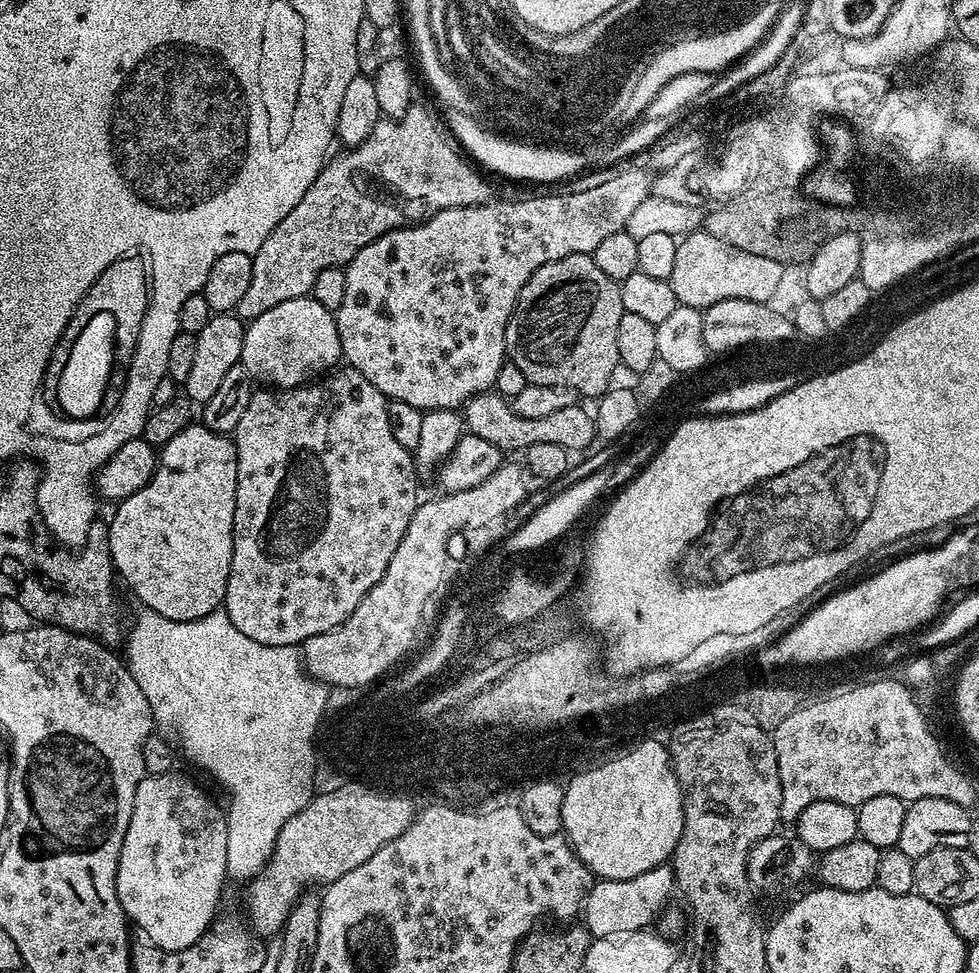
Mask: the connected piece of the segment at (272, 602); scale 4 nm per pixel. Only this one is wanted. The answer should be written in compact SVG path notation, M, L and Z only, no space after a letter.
M351 366L341 367L298 388L253 391L250 406L246 406L242 422L238 422L234 439L238 486L234 506L232 561L222 608L228 613L230 622L234 622L234 626L238 626L246 638L254 638L254 642L262 642L266 646L300 646L306 638L326 634L326 630L334 630L343 620L350 618L360 599L379 582L382 574L386 574L386 566L390 566L390 558L394 558L394 550L398 550L398 542L402 542L402 534L406 534L406 526L410 526L410 518L416 512L416 462L413 453L407 452L390 430L385 396L357 368Z

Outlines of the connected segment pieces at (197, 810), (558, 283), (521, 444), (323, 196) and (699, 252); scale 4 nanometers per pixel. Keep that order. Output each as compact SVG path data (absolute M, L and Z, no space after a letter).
M173 770L157 776L145 775L144 781L138 786L138 794L134 794L134 810L130 814L130 826L126 826L126 838L122 842L122 854L118 858L118 874L116 875L116 889L118 902L122 906L125 916L133 925L141 928L143 935L151 943L158 945L162 950L186 950L194 946L203 938L204 933L213 927L217 919L216 907L220 904L220 891L224 888L224 880L228 876L228 817L225 809L220 808L191 780L183 776L179 770Z
M583 252L582 254L570 254L566 258L558 258L554 262L550 262L546 266L539 268L526 282L526 286L522 286L520 297L516 303L516 308L512 312L512 316L508 319L506 326L506 338L504 339L504 350L507 359L514 366L518 366L518 370L522 370L522 374L526 374L529 384L537 384L538 386L556 387L571 389L574 393L581 397L592 396L591 398L599 398L613 387L614 380L612 375L615 374L616 368L620 364L620 355L618 354L618 322L622 322L622 314L624 313L622 306L622 294L620 293L619 283L611 280L600 267L598 262L594 262L591 254Z
M489 390L479 392L473 400L468 401L462 409L462 415L465 429L469 433L496 444L501 450L508 448L525 450L531 444L540 442L550 442L567 450L574 450L574 448L588 448L592 440L597 439L595 415L589 409L587 412L579 406L580 404L575 402L564 409L555 410L554 414L549 414L546 418L528 420L526 417L520 417L505 397Z
M413 106L401 120L382 118L363 142L351 150L344 150L341 156L333 155L318 178L314 178L310 190L302 194L302 202L298 202L298 206L270 230L270 238L266 238L252 256L254 274L250 274L250 287L242 302L238 302L235 315L251 322L266 314L266 310L274 310L278 302L290 302L290 298L309 295L314 278L318 278L322 270L348 265L358 250L396 228L429 220L442 210L489 203L494 193L488 184L488 176L453 143L449 129L437 116L428 108Z
M707 230L691 232L676 245L674 270L670 281L677 301L686 307L707 310L718 302L749 300L768 304L785 265L774 258L759 257L736 249Z

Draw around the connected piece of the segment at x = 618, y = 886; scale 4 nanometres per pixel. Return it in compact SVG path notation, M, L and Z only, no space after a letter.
M667 863L654 866L654 870L646 870L646 874L638 874L634 878L621 880L597 879L588 890L582 909L582 924L592 938L619 938L627 932L642 932L648 924L657 919L665 911L668 899L676 888L676 873Z

